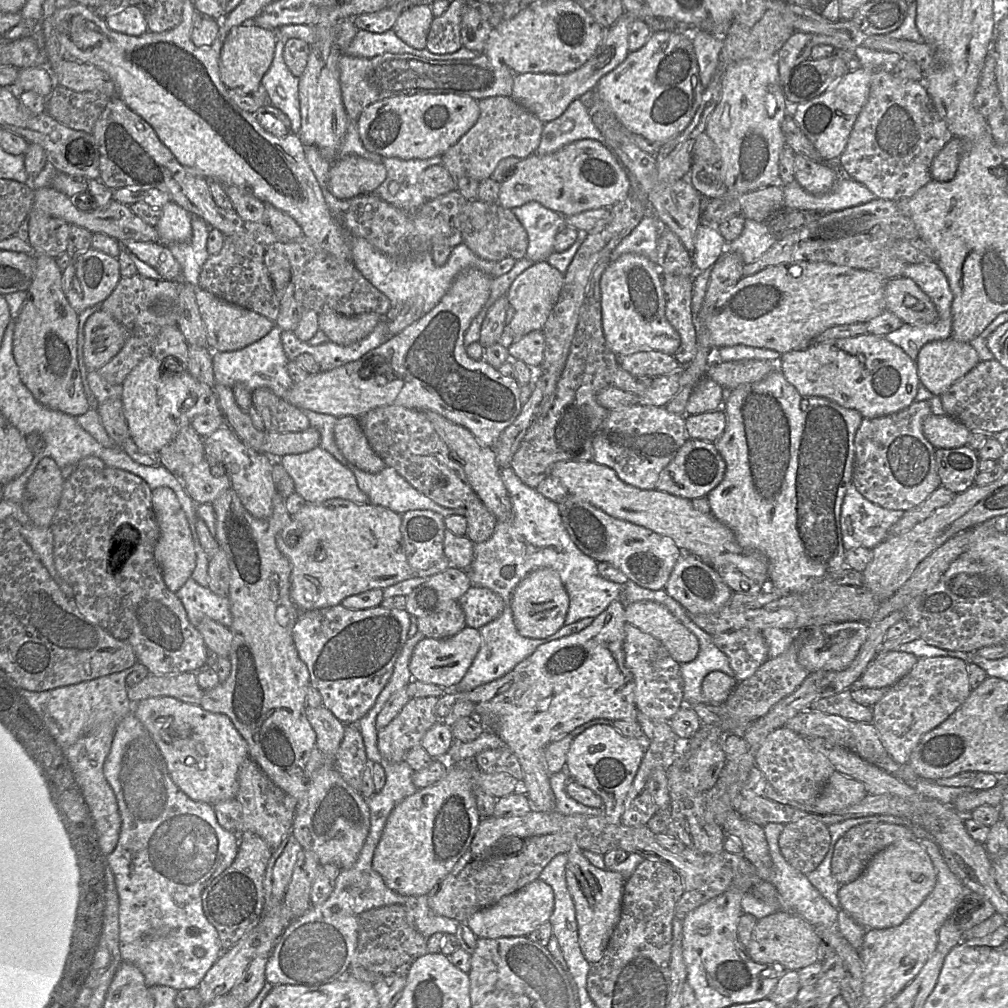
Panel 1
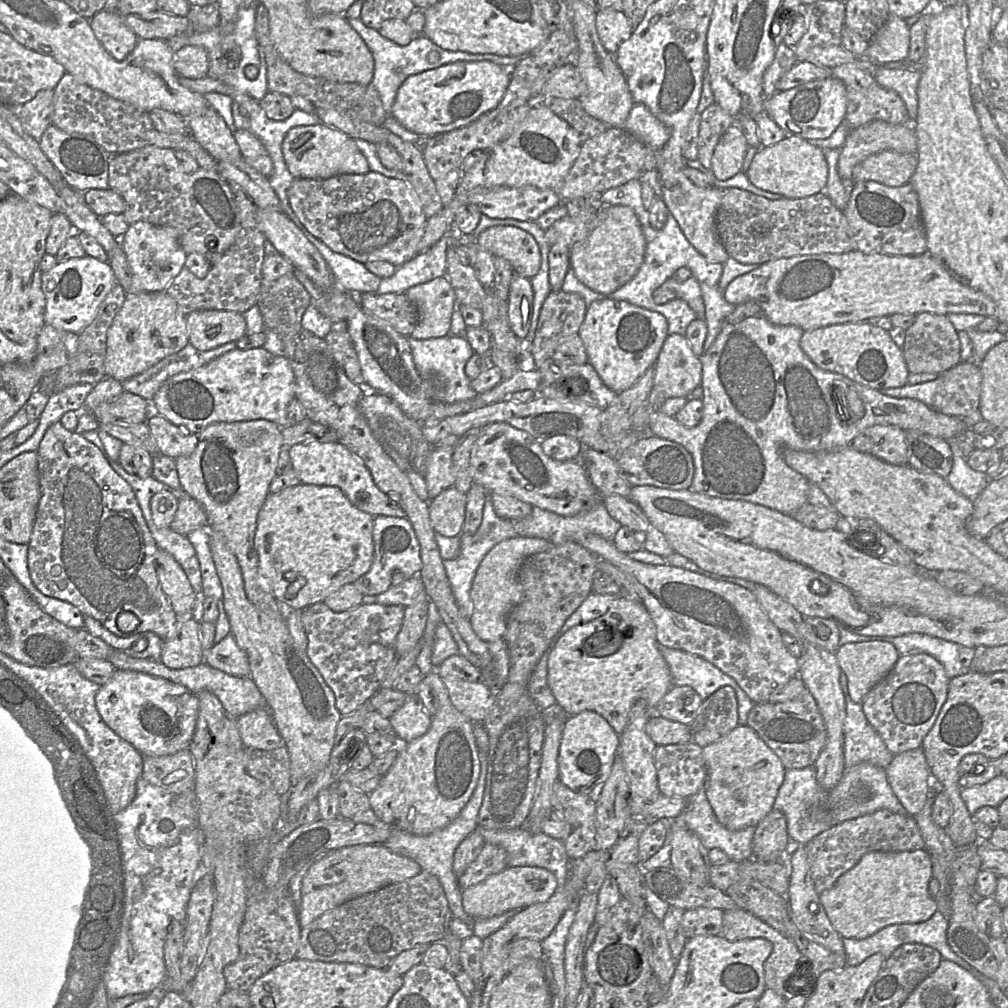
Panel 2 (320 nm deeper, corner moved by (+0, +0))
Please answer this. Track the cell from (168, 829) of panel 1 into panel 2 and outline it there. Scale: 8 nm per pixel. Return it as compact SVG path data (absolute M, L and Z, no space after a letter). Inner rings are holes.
M140 776L136 796L123 810L114 815L123 847L126 874L126 908L119 942L108 965L105 985L111 1000L127 995L159 991L167 978L164 945L172 921L185 923L187 904L201 871L201 829L174 804L175 794L153 785Z

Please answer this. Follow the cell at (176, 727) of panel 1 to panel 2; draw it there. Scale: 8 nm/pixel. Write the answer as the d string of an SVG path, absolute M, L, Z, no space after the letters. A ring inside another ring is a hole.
M116 669L112 678L101 685L96 693L95 703L103 721L143 755L171 755L190 746L196 727L199 701L185 686L142 672Z

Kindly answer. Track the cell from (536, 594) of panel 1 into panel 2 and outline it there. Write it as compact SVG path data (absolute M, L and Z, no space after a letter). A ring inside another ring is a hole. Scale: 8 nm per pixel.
M516 537L498 543L485 555L477 568L470 590L473 611L469 622L481 640L491 642L503 639L508 616L522 600L522 589L517 576L523 562L530 556L545 552L550 548L550 543L541 538Z

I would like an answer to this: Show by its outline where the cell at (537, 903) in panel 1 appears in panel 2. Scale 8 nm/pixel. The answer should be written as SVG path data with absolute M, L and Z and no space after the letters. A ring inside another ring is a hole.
M507 867L461 891L464 911L475 919L490 918L511 910L521 910L547 901L558 885L555 875L540 867Z

